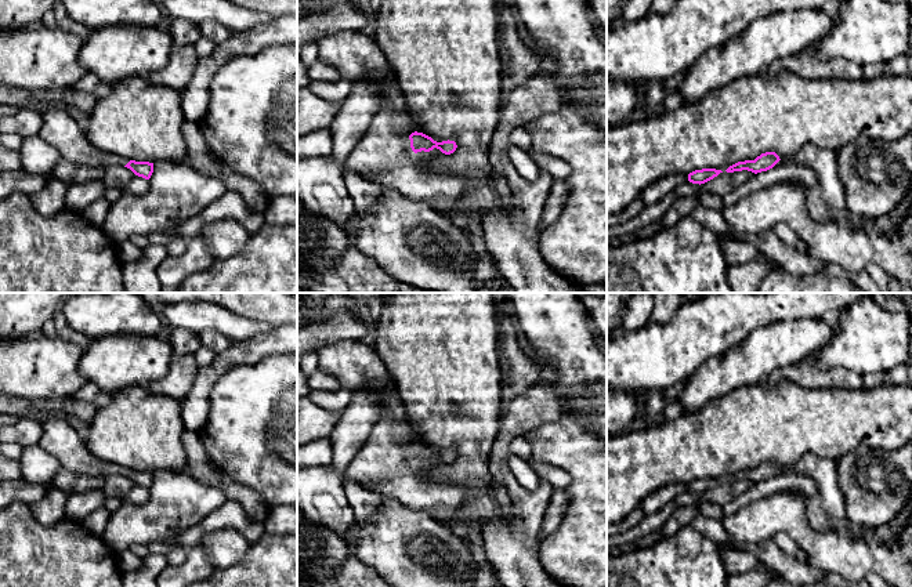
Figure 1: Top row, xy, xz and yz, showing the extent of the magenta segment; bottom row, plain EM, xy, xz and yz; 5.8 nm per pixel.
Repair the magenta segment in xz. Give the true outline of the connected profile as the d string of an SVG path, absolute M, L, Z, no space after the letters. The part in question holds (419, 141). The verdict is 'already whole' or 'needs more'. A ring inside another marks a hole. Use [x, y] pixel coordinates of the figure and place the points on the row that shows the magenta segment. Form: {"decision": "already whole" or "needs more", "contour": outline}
{"decision": "needs more", "contour": "M337 30L318 39L316 44L319 59L334 66L340 79L357 84L373 77L386 90L366 133L344 159L344 174L355 171L386 189L397 189L410 199L427 202L448 215L464 192L464 180L427 174L419 167L416 153L437 148L450 155L457 148L456 142L437 142L417 131L374 37L365 32Z"}

